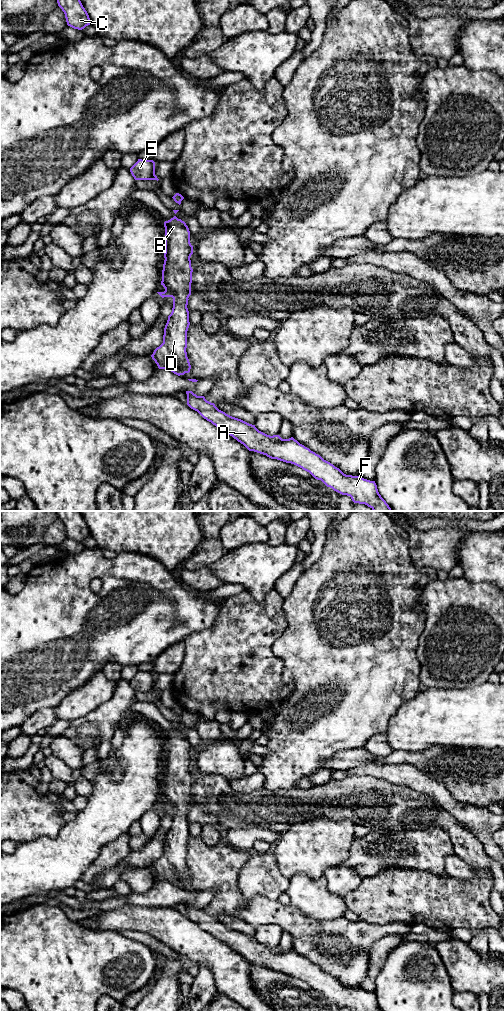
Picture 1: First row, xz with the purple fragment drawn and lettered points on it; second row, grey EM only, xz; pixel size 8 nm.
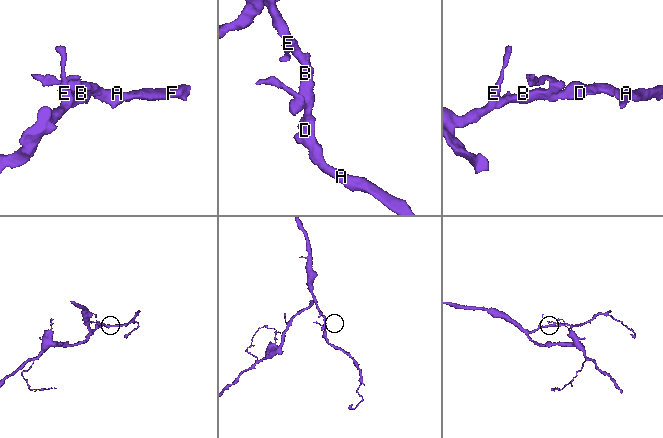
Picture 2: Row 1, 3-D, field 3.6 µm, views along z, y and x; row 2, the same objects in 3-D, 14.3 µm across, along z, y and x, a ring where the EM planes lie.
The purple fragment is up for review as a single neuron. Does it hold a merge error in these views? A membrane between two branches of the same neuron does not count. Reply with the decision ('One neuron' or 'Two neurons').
One neuron

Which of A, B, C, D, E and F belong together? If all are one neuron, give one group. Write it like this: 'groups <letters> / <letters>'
groups A B C D E F

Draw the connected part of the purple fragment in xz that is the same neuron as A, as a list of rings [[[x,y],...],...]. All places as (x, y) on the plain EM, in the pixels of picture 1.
[[[186,903],[187,917],[204,931],[228,945],[249,963],[254,963],[271,971],[294,976],[321,992],[334,1003],[350,1008],[351,1011],[383,1011],[375,993],[361,988],[344,986],[339,980],[324,972],[320,967],[300,956],[293,949],[282,951],[279,947],[267,947],[255,937],[232,929],[219,922],[214,915]]]

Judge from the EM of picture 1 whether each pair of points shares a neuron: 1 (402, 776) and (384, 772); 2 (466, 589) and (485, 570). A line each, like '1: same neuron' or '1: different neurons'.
1: same neuron
2: different neurons

